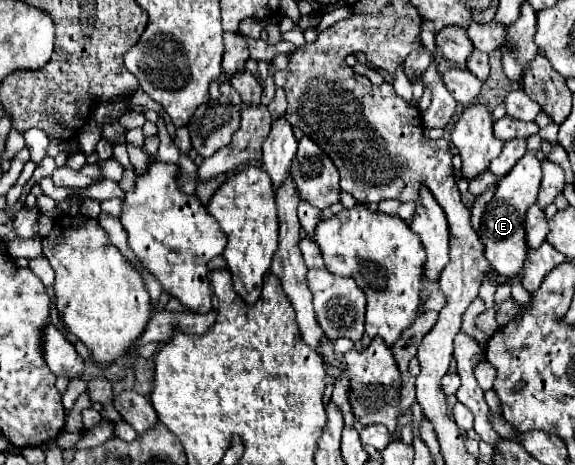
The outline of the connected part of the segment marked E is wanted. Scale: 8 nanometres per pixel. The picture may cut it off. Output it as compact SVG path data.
M526 152L514 168L496 184L494 198L486 206L480 222L480 238L484 244L484 258L490 262L492 270L496 270L500 276L516 276L522 270L524 258L528 254L526 246L526 224L524 216L528 206L532 206L538 198L540 188L540 162L532 152Z

